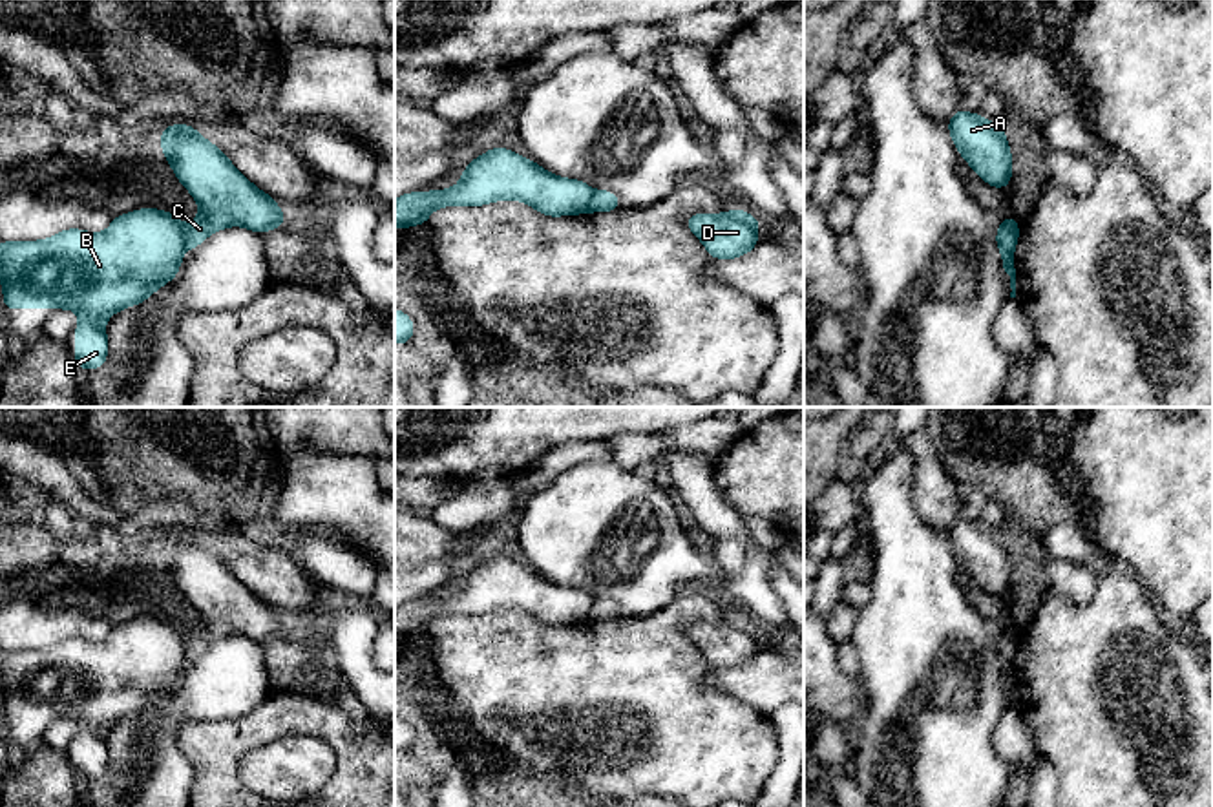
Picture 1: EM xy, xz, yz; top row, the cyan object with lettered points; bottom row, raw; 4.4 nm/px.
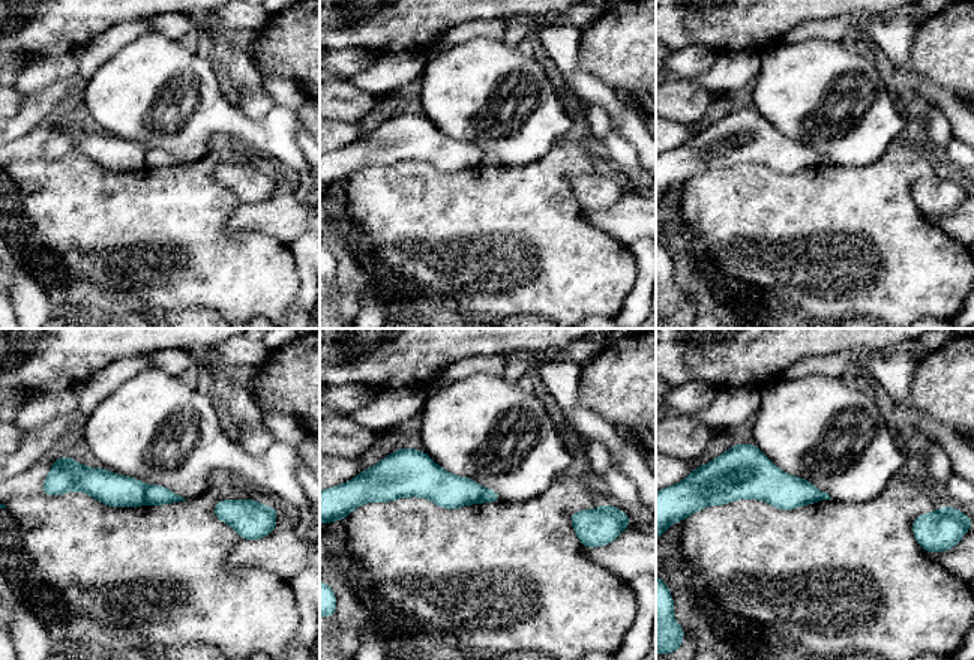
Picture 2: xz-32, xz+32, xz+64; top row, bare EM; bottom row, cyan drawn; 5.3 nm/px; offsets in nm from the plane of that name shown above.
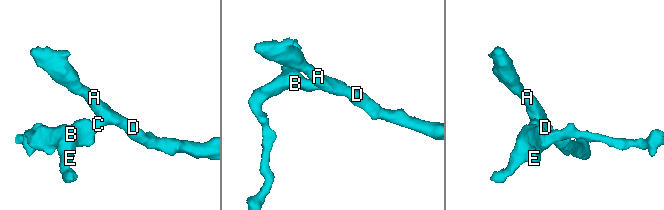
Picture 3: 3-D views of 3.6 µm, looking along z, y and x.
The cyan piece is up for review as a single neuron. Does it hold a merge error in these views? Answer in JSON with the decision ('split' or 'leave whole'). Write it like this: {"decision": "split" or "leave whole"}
{"decision": "split"}

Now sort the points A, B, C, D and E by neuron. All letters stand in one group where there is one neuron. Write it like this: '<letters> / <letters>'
A C D / B E

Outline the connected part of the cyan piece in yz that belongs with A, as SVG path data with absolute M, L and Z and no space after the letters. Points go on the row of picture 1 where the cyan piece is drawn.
M961 108L955 110L946 126L963 161L986 184L1007 190L1012 179L1012 152L1007 142L1005 126Z

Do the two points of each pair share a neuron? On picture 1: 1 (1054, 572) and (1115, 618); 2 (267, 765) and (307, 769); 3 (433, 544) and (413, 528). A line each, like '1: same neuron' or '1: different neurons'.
1: different neurons
2: same neuron
3: same neuron

